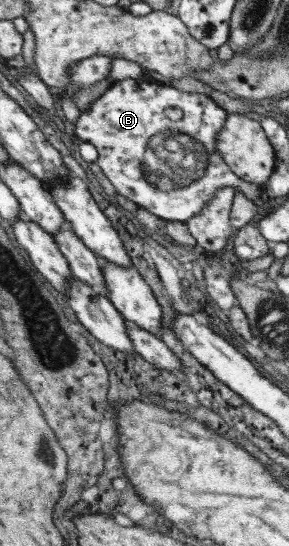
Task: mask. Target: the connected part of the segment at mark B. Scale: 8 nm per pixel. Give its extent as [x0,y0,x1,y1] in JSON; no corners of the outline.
[74,75,269,223]

